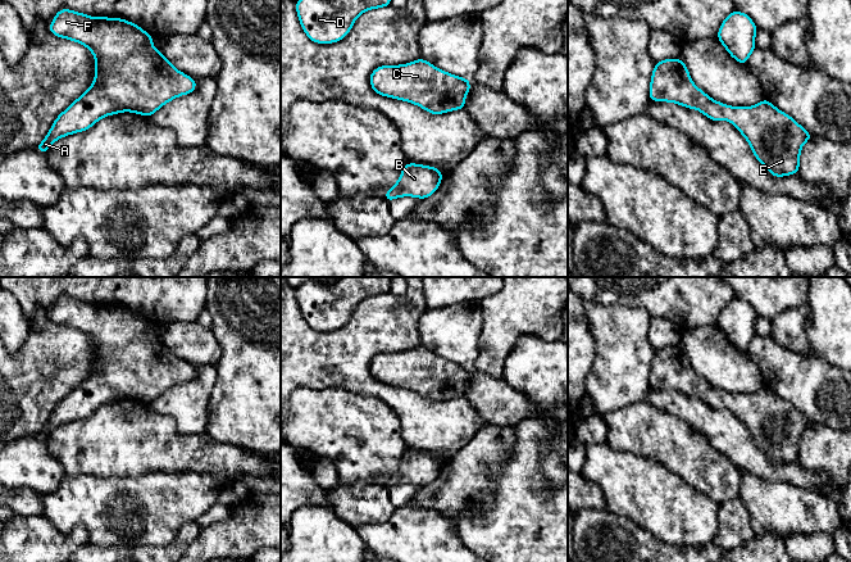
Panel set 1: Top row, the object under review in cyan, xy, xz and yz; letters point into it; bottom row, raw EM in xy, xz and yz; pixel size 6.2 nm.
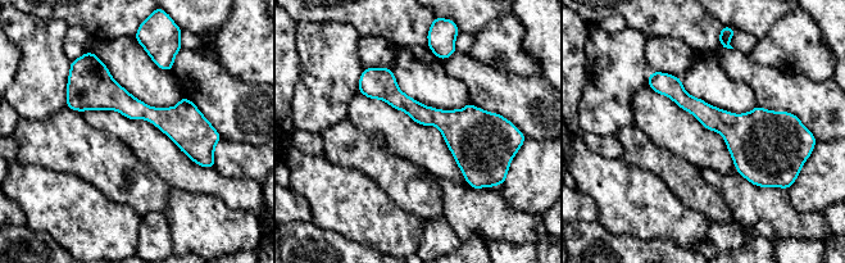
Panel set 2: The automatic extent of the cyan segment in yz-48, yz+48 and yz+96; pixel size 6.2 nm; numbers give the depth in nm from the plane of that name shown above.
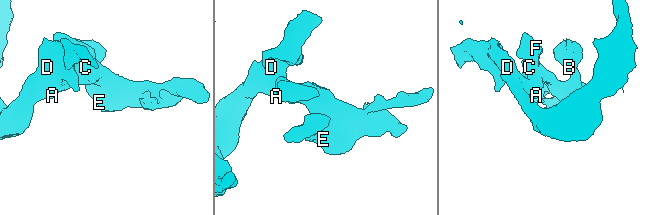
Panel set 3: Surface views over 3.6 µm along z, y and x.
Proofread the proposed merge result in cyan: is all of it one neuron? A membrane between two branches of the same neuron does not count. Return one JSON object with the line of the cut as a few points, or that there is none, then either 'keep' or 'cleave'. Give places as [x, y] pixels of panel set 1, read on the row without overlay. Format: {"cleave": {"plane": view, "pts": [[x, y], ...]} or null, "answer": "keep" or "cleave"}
{"cleave": null, "answer": "keep"}

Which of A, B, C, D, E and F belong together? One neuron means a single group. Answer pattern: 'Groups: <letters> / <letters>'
Groups: A B C D E F

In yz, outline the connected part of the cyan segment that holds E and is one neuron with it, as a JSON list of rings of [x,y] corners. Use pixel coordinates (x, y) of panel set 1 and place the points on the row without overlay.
[[[682,346],[655,350],[649,384],[697,396],[711,408],[729,408],[748,429],[756,447],[774,464],[798,461],[802,432],[810,421],[793,405],[763,386],[754,394],[729,394],[700,377]]]

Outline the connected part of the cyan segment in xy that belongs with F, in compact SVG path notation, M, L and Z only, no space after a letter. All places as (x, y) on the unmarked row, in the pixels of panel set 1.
M62 296L55 302L49 318L85 332L95 343L95 367L85 381L56 404L46 425L35 435L44 441L54 429L86 418L106 403L132 399L150 404L168 389L196 377L196 367L179 359L154 336L153 323L126 307L88 304Z

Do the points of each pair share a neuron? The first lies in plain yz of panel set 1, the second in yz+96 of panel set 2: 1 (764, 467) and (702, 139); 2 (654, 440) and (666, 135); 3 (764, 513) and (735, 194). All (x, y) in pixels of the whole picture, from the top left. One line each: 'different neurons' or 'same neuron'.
1: same neuron
2: different neurons
3: same neuron

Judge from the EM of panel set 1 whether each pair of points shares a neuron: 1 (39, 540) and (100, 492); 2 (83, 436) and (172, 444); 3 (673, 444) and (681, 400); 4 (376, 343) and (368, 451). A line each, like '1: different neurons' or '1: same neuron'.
1: different neurons
2: same neuron
3: different neurons
4: different neurons

